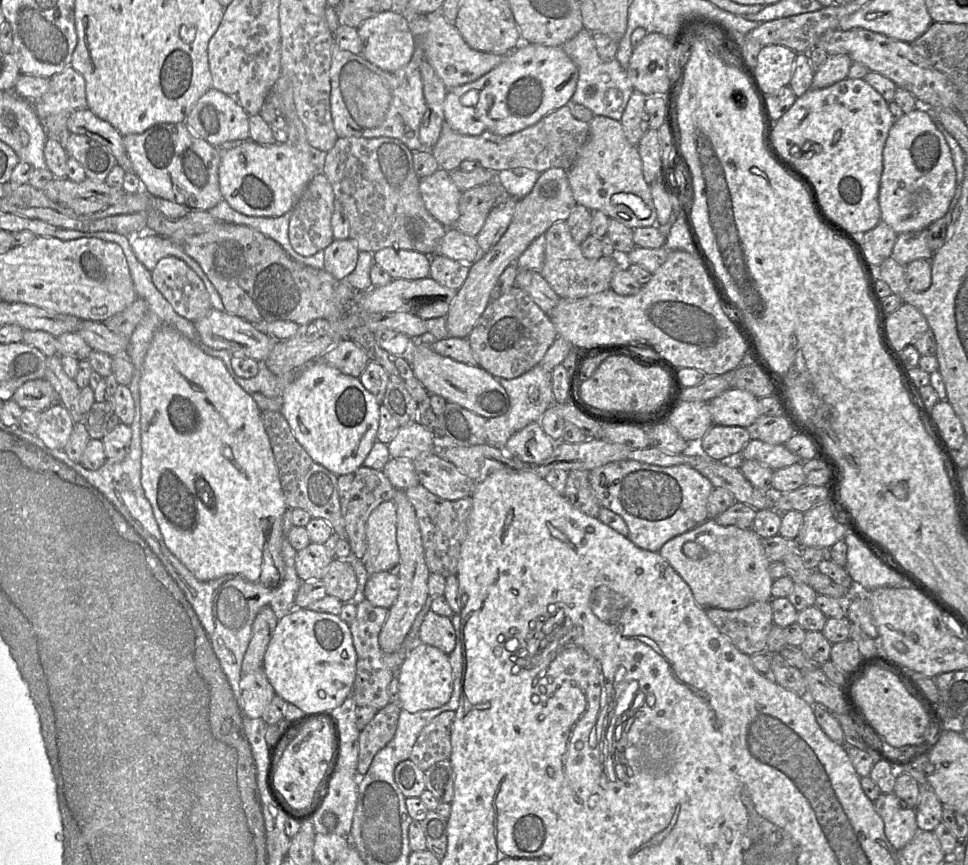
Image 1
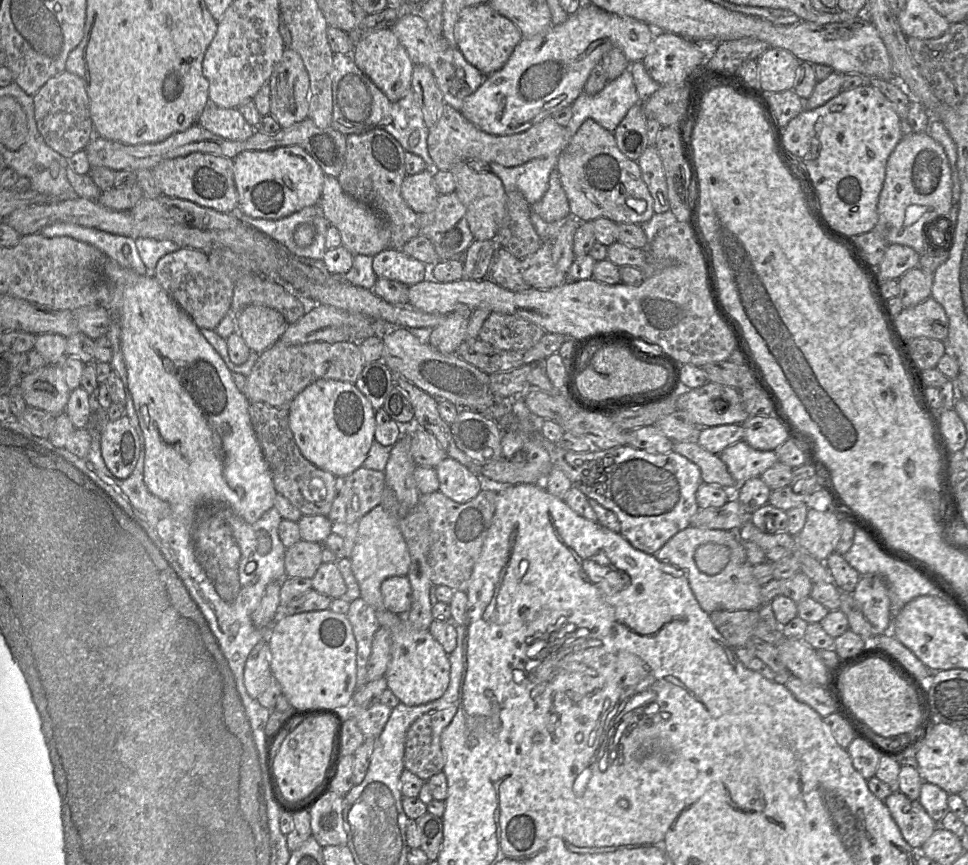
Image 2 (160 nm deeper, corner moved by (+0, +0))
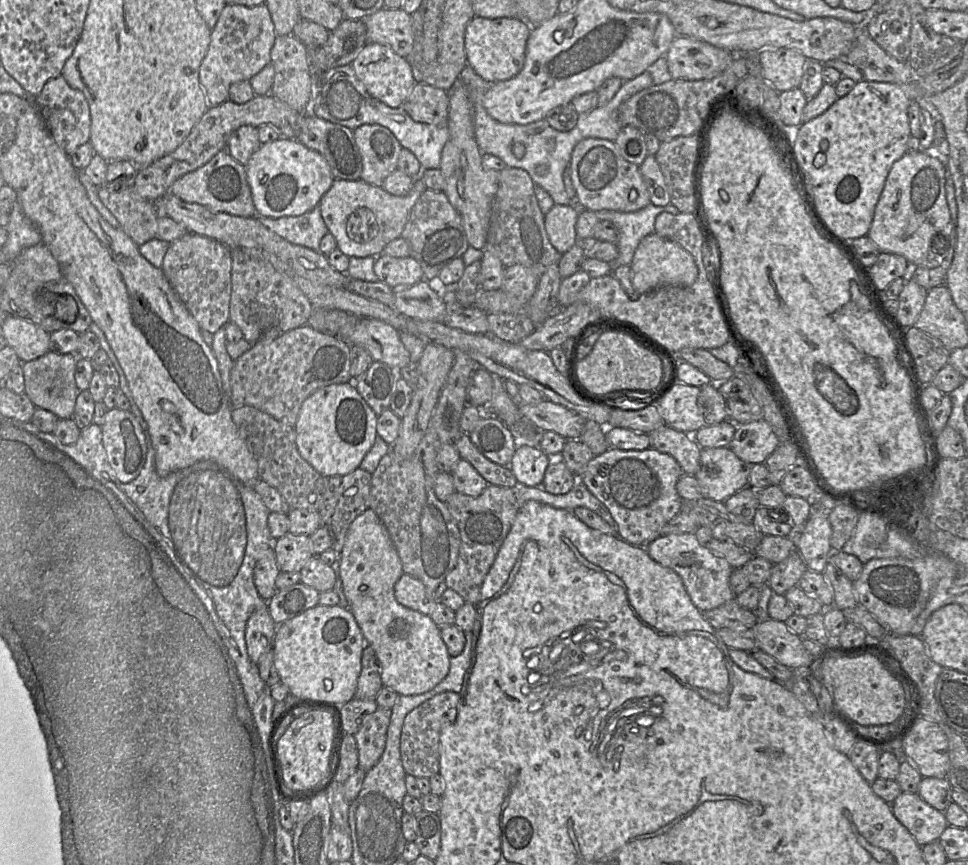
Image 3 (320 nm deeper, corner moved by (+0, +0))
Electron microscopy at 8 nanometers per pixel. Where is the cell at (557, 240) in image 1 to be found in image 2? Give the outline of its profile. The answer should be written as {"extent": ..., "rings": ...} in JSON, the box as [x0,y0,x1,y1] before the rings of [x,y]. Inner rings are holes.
{"extent":[521,240,567,289],"rings":[[[545,240],[535,253],[521,260],[523,279],[532,288],[551,289],[567,282],[567,274],[558,270],[553,262],[552,244],[553,240]]]}

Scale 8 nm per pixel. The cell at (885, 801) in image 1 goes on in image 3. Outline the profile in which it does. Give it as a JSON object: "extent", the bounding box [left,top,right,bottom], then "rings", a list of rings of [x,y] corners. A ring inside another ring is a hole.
{"extent":[891,792,949,847],"rings":[[[901,792],[891,803],[891,809],[921,847],[938,841],[949,825],[944,812],[930,806],[918,793]]]}

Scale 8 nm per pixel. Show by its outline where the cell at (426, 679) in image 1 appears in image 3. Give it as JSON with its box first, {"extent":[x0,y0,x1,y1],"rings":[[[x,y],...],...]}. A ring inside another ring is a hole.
{"extent":[340,509,450,695],"rings":[[[366,509],[350,524],[341,551],[340,576],[348,609],[361,629],[365,642],[376,653],[383,687],[392,689],[398,695],[418,695],[433,689],[447,676],[450,656],[441,638],[440,627],[431,617],[404,607],[396,600],[394,587],[403,574],[401,559],[387,528],[372,509]]]}

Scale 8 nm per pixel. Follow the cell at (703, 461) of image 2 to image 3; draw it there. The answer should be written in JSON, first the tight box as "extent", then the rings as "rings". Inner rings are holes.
{"extent":[648,425,701,475],"rings":[[[663,425],[648,434],[650,447],[672,456],[681,466],[683,473],[695,475],[699,469],[701,447],[690,441],[684,432]]]}

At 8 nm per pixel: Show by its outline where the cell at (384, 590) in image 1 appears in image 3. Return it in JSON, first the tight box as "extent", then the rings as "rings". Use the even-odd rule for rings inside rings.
{"extent":[394,573,439,615],"rings":[[[405,573],[396,582],[394,594],[401,605],[425,615],[431,615],[439,602],[420,580]]]}

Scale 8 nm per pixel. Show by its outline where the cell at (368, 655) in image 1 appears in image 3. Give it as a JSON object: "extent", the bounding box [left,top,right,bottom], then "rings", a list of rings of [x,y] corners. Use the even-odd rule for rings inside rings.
{"extent":[354,708,391,772],"rings":[[[378,708],[368,715],[354,734],[359,768],[367,772],[381,758],[386,745],[387,731],[391,719],[391,709]]]}

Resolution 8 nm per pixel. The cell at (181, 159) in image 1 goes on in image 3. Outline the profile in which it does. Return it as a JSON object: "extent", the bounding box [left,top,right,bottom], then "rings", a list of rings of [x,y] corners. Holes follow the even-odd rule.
{"extent":[169,149,257,217],"rings":[[[226,149],[219,151],[203,166],[178,178],[169,192],[184,202],[197,203],[214,212],[241,217],[257,216],[245,166],[234,160]]]}

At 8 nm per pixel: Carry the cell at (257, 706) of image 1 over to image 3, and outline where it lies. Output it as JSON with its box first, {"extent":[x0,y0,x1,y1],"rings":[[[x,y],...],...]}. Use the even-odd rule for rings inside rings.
{"extent":[245,606,276,663],"rings":[[[267,606],[257,607],[248,618],[245,641],[250,659],[257,663],[260,657],[273,648],[276,623],[271,618]]]}

